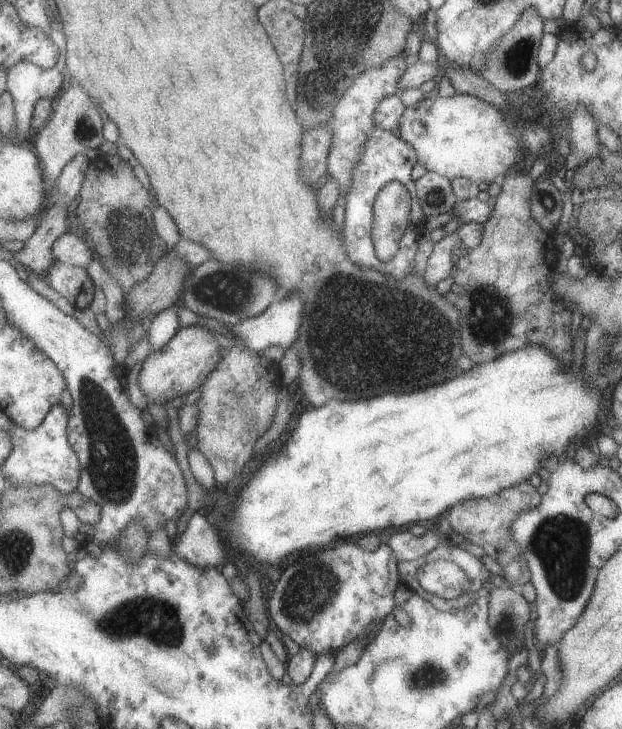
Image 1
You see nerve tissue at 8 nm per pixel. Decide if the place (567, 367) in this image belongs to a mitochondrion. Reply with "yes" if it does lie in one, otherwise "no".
no

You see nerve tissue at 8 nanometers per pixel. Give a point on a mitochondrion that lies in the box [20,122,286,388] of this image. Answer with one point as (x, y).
(235, 291)

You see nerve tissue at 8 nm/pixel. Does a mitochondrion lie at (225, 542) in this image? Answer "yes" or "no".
no

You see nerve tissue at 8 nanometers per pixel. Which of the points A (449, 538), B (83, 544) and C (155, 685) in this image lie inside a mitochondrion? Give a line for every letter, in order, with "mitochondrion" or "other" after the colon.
A: other
B: other
C: other

